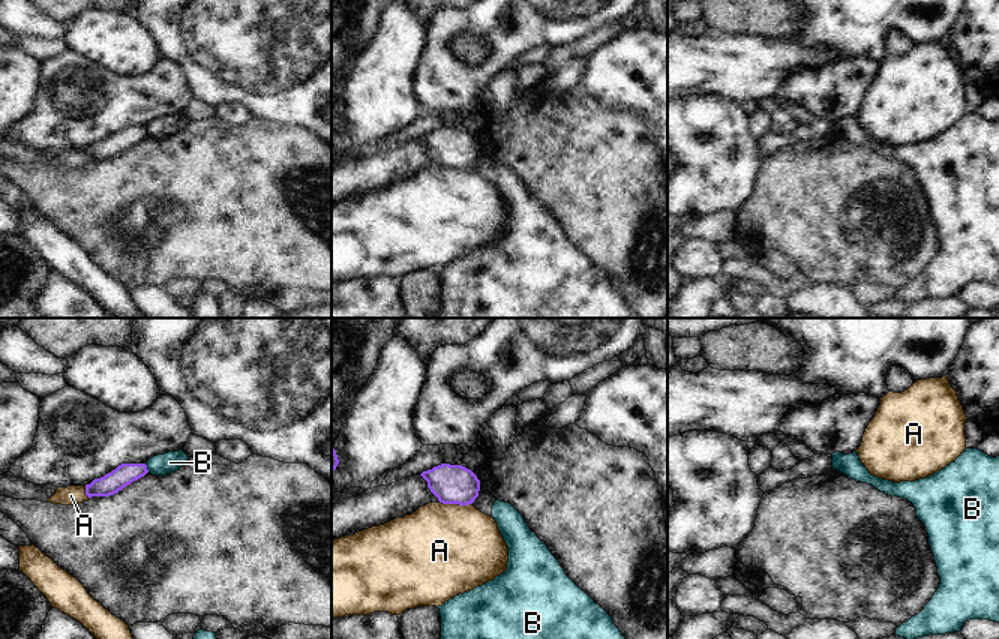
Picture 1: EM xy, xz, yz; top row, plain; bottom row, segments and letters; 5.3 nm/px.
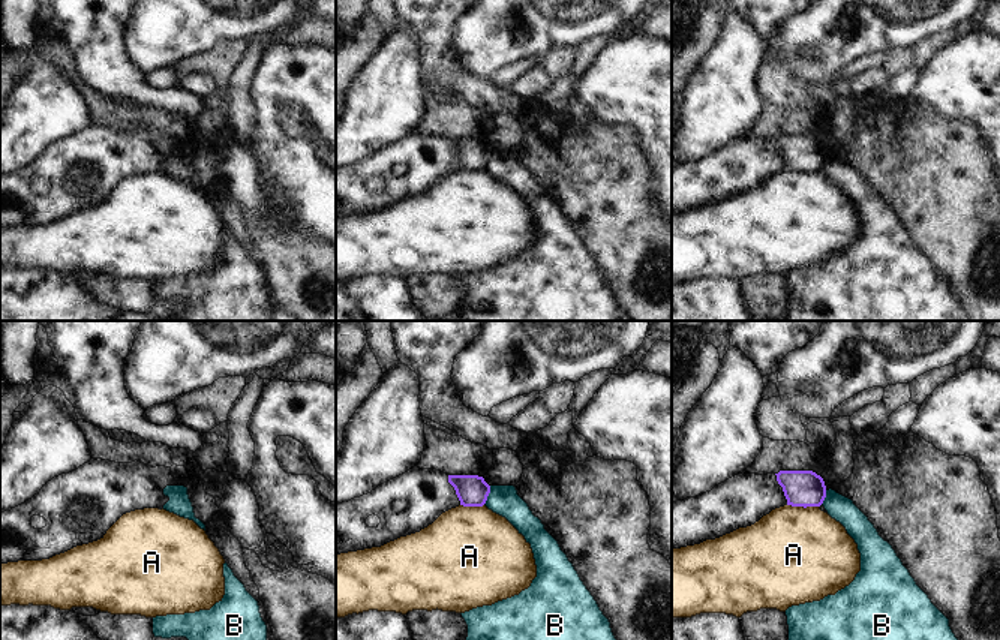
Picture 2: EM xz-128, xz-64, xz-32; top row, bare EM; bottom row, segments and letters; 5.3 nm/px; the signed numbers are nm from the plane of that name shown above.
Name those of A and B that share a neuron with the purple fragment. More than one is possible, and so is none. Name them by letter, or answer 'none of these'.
none of these

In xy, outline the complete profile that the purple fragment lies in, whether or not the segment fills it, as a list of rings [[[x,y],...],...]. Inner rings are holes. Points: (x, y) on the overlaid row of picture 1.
[[[122,464],[104,477],[94,478],[90,484],[86,484],[86,495],[88,498],[114,495],[147,472],[146,464]]]

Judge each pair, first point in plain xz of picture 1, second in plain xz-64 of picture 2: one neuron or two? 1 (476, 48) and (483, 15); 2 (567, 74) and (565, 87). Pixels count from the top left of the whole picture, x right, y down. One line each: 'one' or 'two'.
1: one
2: one

